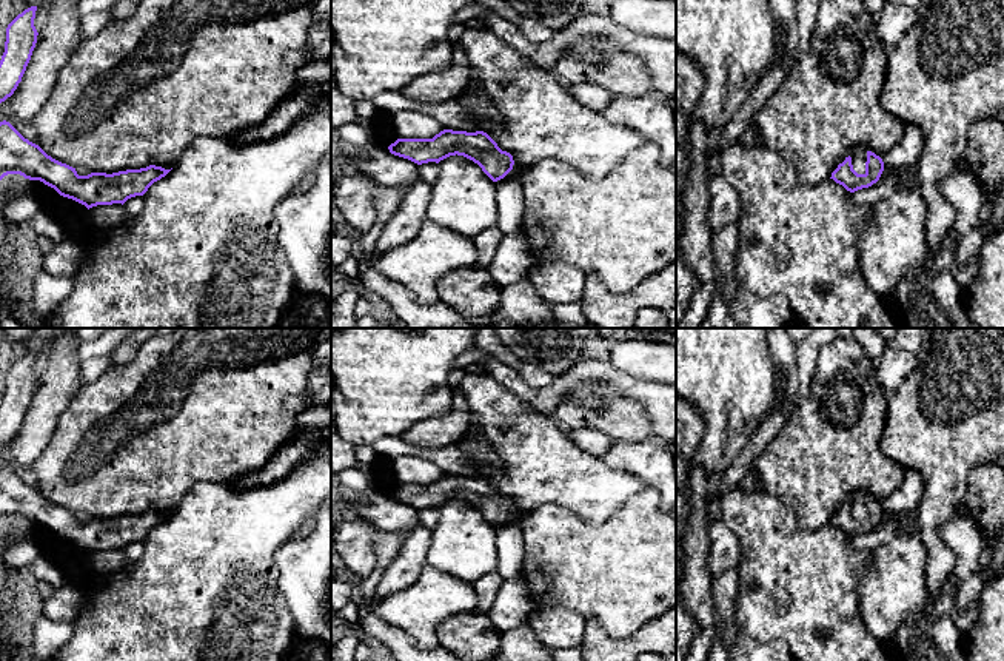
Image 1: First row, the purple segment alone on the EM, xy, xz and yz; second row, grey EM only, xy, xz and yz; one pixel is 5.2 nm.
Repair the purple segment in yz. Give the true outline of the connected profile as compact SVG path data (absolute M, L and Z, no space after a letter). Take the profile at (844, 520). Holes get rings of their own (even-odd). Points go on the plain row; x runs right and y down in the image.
M861 492L841 505L830 524L842 530L847 536L855 538L876 528L882 516L882 504Z

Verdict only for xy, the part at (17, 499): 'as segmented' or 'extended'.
as segmented

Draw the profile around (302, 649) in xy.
M296 632L283 661L331 661L331 647L320 639L302 638Z

